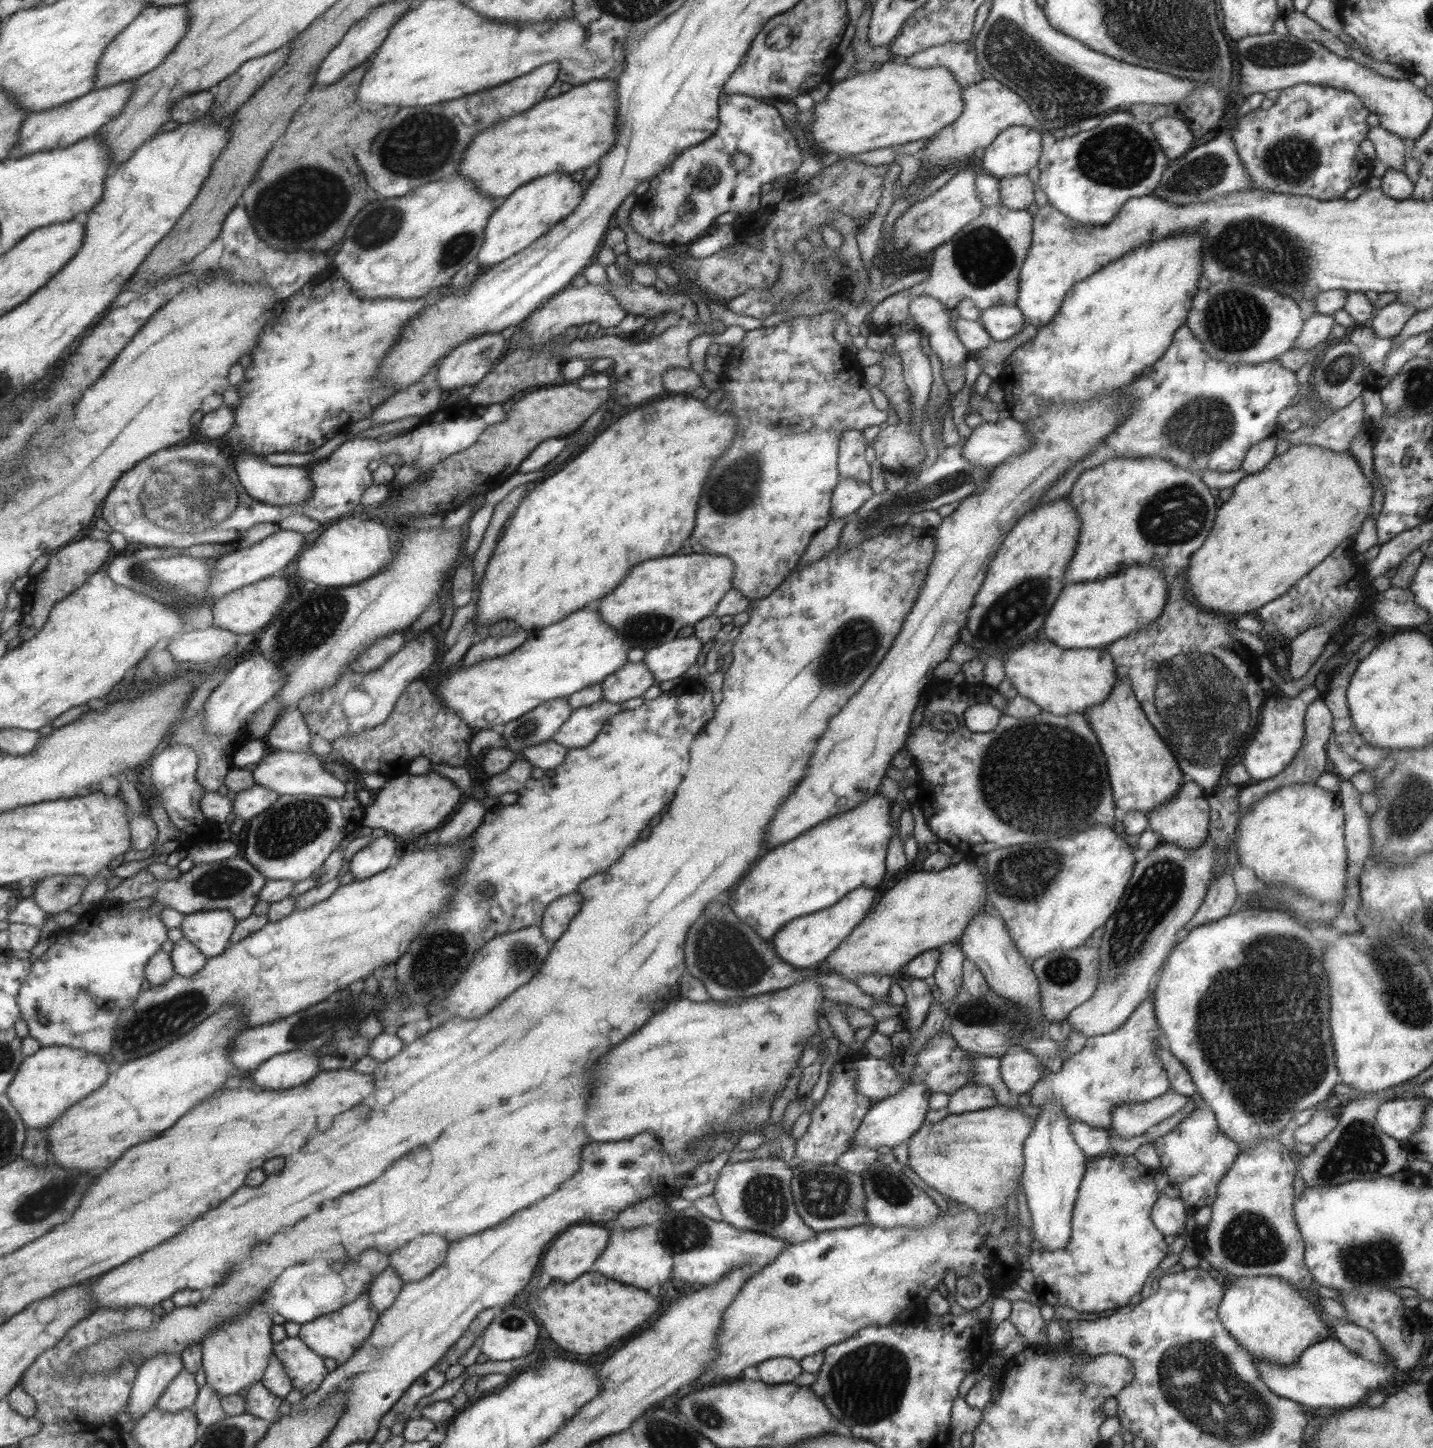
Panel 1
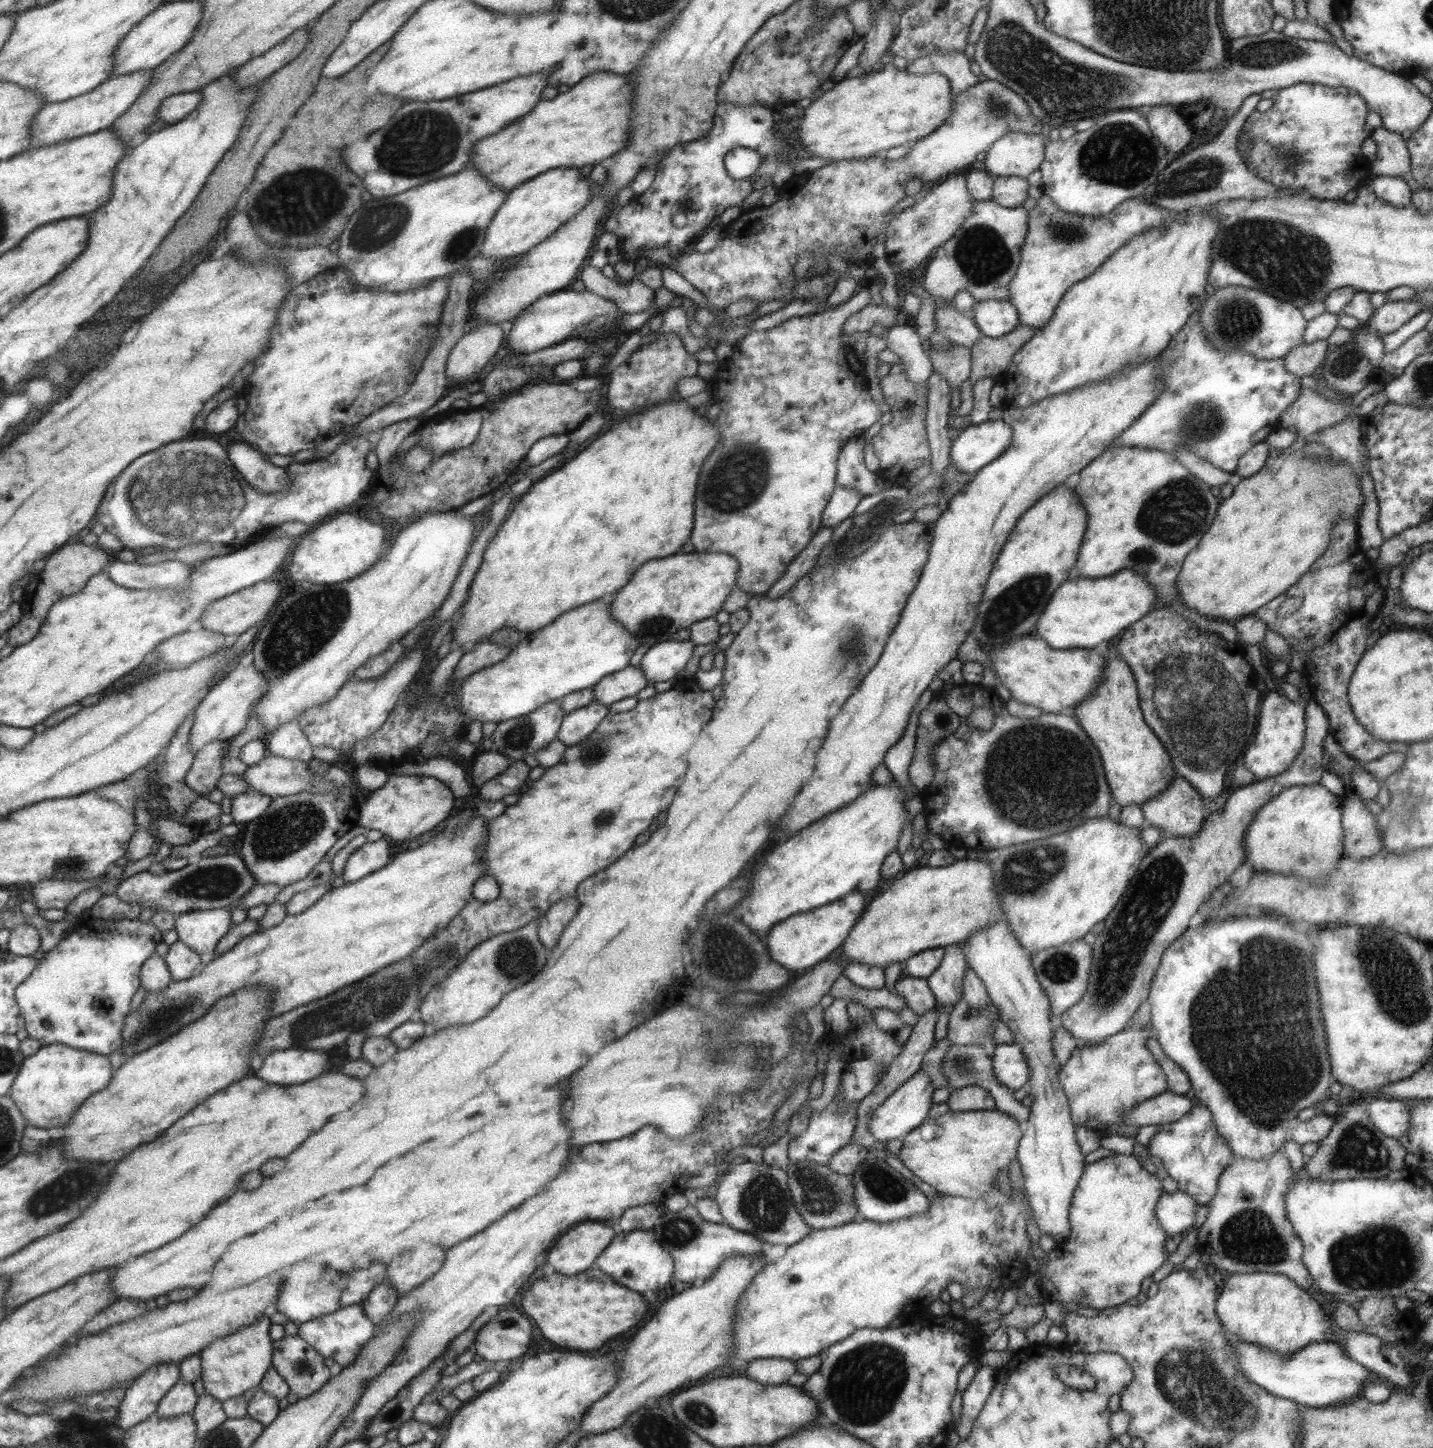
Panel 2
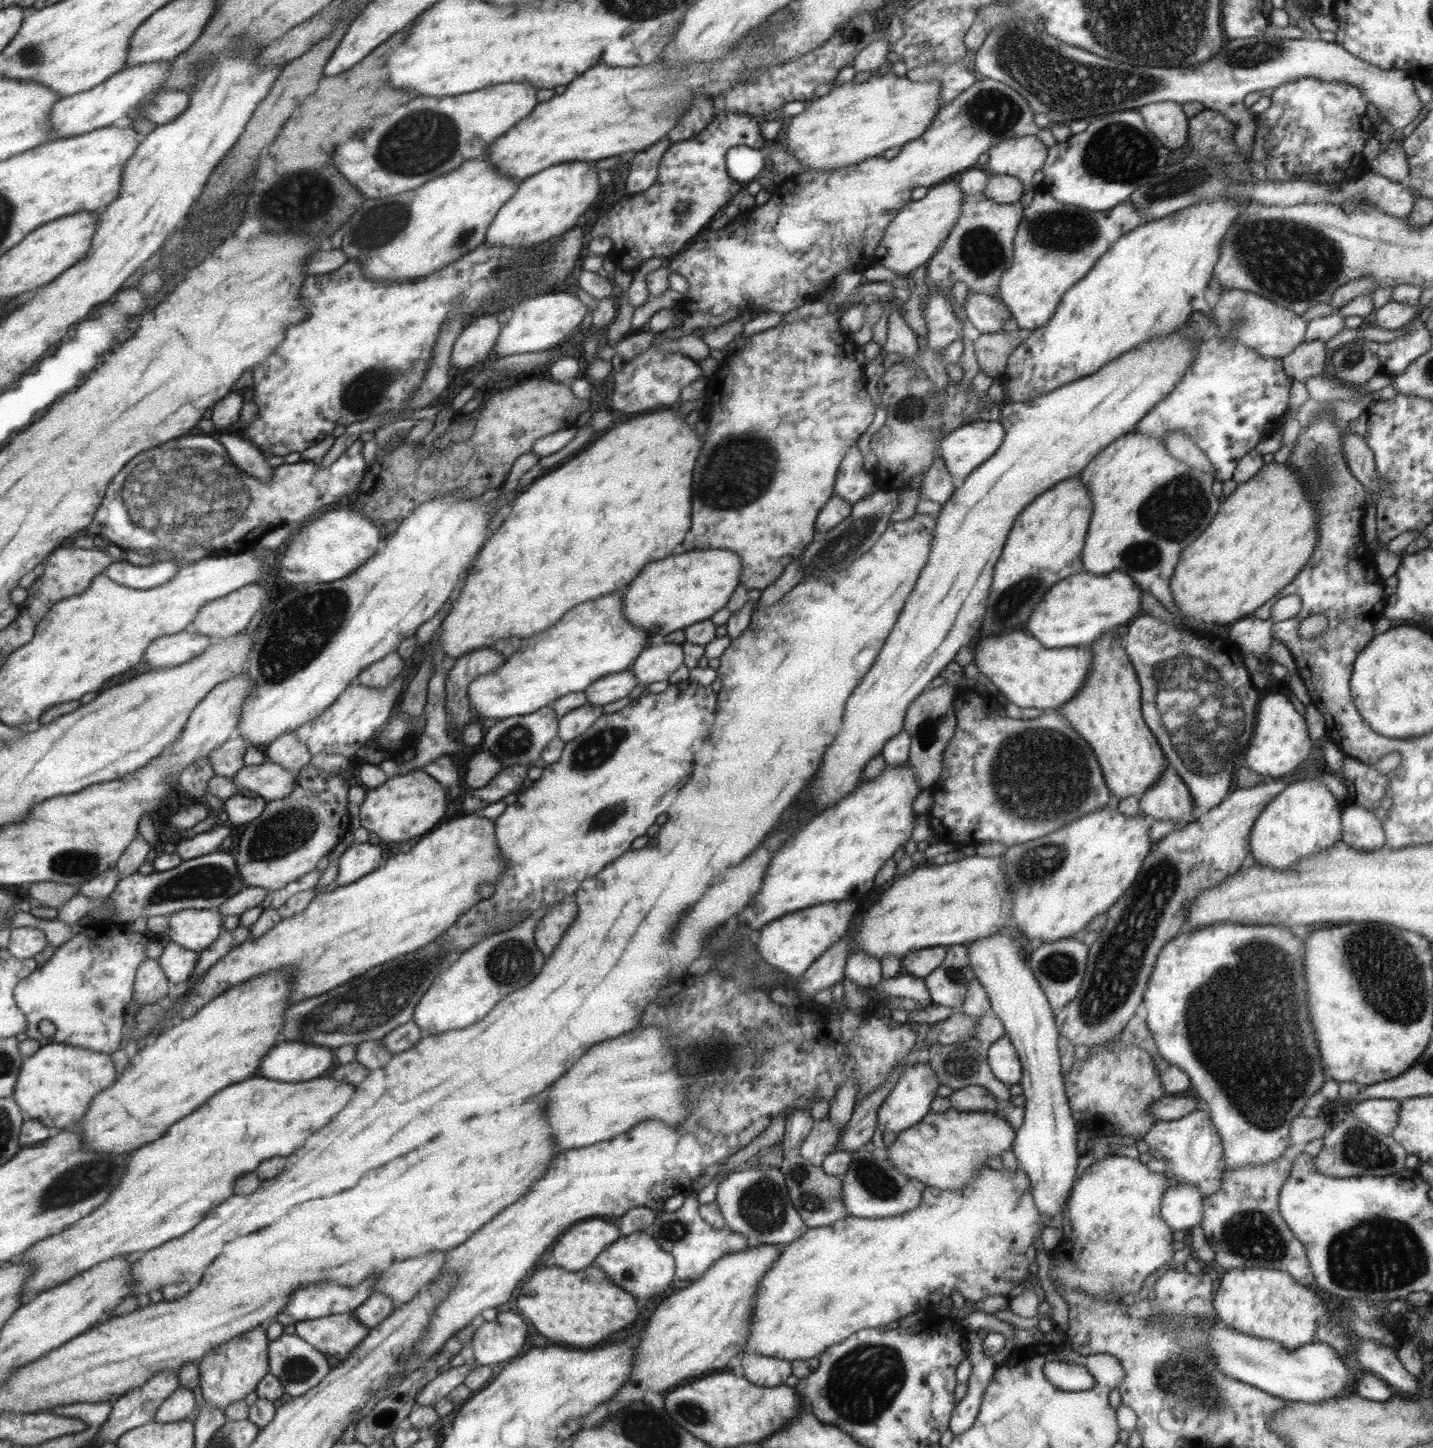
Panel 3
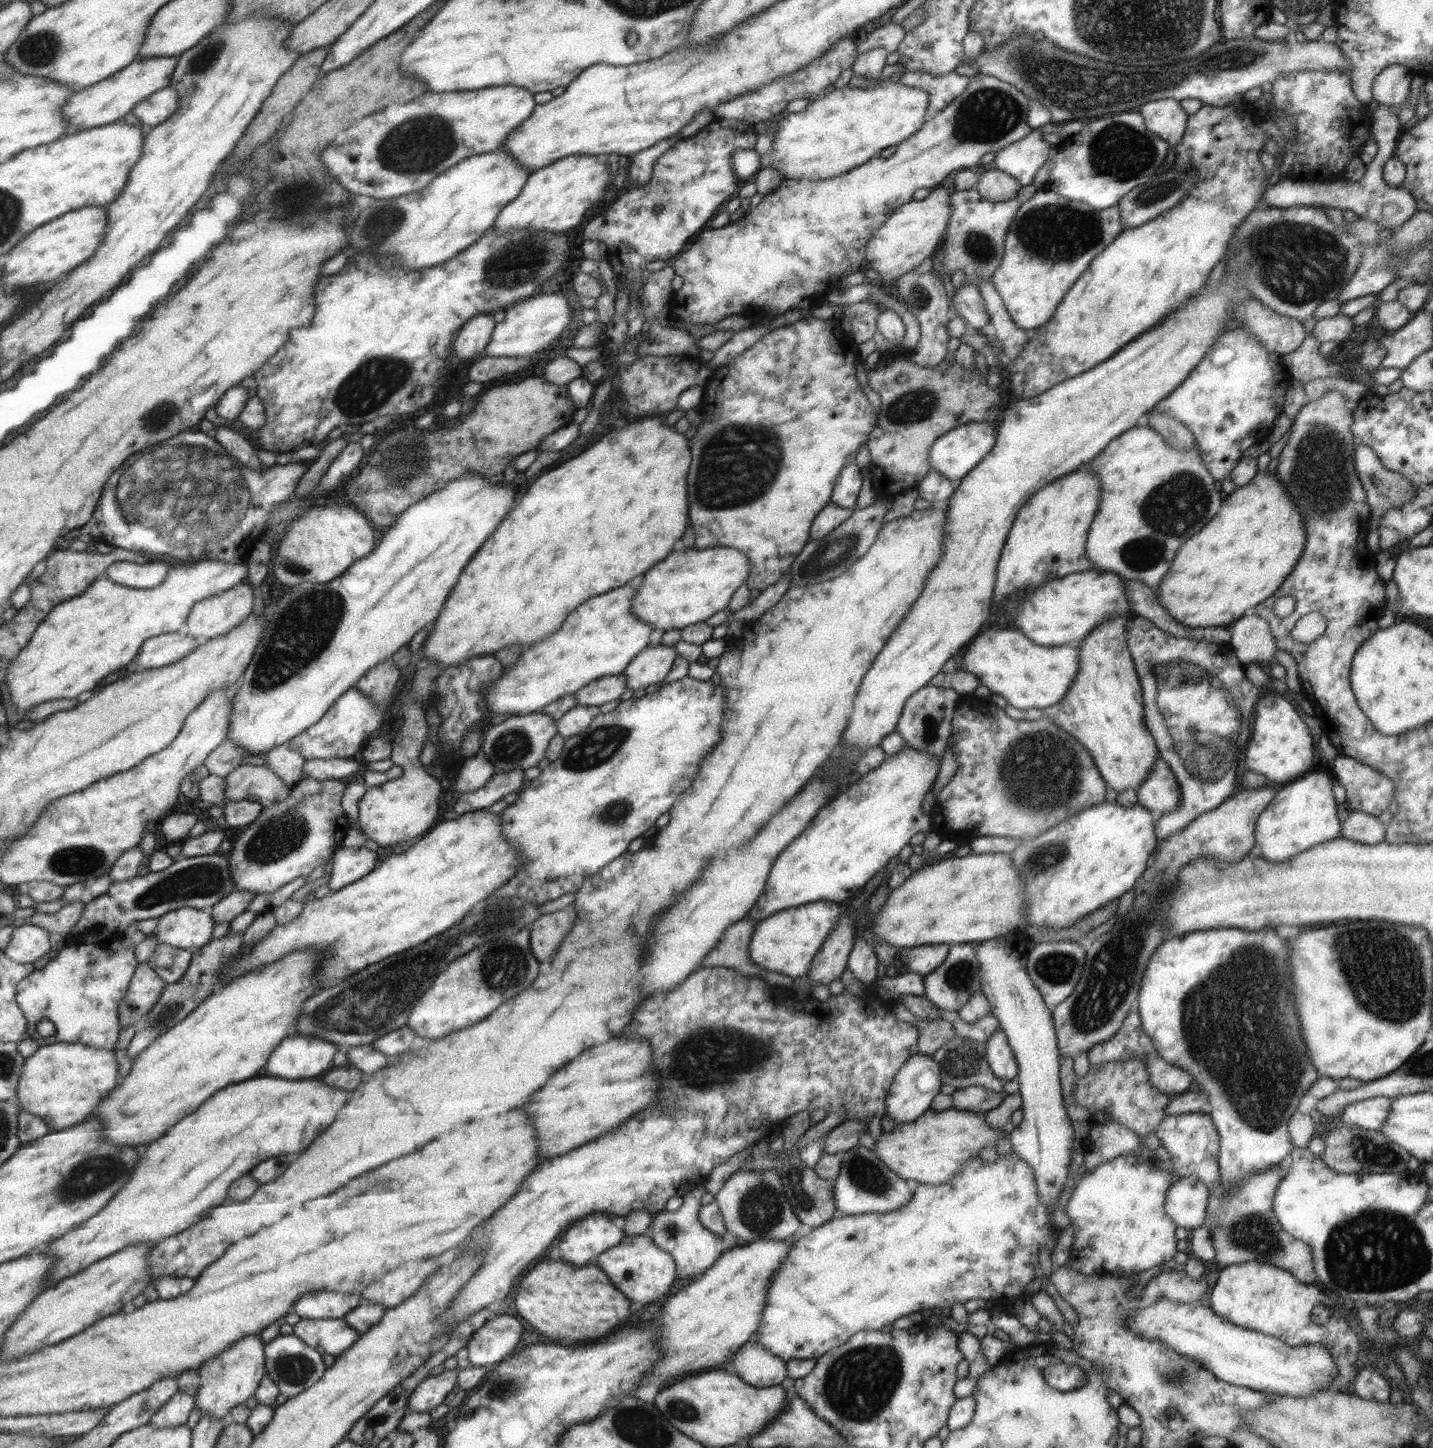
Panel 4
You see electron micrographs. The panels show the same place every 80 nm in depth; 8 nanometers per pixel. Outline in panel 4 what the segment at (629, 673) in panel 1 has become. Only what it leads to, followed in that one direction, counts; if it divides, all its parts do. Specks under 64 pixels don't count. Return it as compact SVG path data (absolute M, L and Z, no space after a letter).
M622 674L598 678L574 692L577 705L598 707L626 695L627 688Z

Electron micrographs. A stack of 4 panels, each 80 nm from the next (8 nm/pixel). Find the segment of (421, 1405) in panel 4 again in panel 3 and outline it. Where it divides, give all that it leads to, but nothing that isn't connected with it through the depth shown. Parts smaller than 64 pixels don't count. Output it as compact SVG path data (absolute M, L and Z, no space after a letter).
M468 1362L456 1367L450 1367L449 1370L437 1374L432 1381L427 1384L416 1394L415 1406L434 1406L442 1398L451 1392L452 1388L462 1384L463 1377L479 1364Z

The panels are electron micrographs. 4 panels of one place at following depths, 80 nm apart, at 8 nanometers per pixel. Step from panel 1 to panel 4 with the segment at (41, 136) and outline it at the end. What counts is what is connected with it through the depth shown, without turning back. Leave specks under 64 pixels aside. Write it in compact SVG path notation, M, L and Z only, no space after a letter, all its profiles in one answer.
M174 56L154 57L145 58L145 60L136 58L128 68L121 70L121 73L73 93L68 104L64 106L64 115L70 122L71 133L121 122L123 116L127 116L138 102L144 101L156 90L169 87L177 58Z

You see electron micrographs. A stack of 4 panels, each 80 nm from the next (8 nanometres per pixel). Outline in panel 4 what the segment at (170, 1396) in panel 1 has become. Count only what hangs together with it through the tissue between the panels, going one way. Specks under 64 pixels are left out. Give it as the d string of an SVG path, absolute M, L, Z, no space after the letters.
M177 1391L169 1400L151 1415L149 1422L153 1428L171 1428L186 1423L195 1399L191 1394Z

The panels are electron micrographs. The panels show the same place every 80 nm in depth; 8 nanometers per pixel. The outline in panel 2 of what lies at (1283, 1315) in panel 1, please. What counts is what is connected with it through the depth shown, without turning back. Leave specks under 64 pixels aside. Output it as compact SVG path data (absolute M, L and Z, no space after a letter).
M1252 1272L1230 1273L1225 1275L1221 1292L1219 1292L1215 1312L1223 1329L1263 1348L1278 1352L1284 1357L1296 1353L1297 1350L1311 1343L1337 1340L1338 1330L1331 1325L1323 1308L1306 1292L1297 1286L1285 1274Z

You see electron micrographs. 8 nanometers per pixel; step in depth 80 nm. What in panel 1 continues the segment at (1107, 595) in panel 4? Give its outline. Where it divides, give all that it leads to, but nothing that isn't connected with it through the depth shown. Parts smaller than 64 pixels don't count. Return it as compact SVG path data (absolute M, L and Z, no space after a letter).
M1140 564L1119 569L1102 581L1081 581L1061 588L1041 627L1045 640L1059 648L1105 648L1161 616L1167 598L1165 573L1156 566Z

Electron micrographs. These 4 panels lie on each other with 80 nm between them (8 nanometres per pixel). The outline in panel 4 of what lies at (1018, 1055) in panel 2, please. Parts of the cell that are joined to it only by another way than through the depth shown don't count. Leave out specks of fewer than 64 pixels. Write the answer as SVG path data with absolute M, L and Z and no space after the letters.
M997 1028L984 1042L985 1058L991 1072L1003 1081L1015 1078L1017 1063L1009 1048L1005 1034Z

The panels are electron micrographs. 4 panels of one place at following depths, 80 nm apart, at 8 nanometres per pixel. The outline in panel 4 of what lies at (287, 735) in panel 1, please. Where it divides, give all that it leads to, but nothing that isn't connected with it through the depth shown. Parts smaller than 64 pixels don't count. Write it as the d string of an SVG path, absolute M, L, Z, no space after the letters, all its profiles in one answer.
M287 742L278 744L268 750L264 753L264 758L266 761L265 766L271 769L289 789L295 786L302 776L305 759L301 758L296 750L289 750Z

